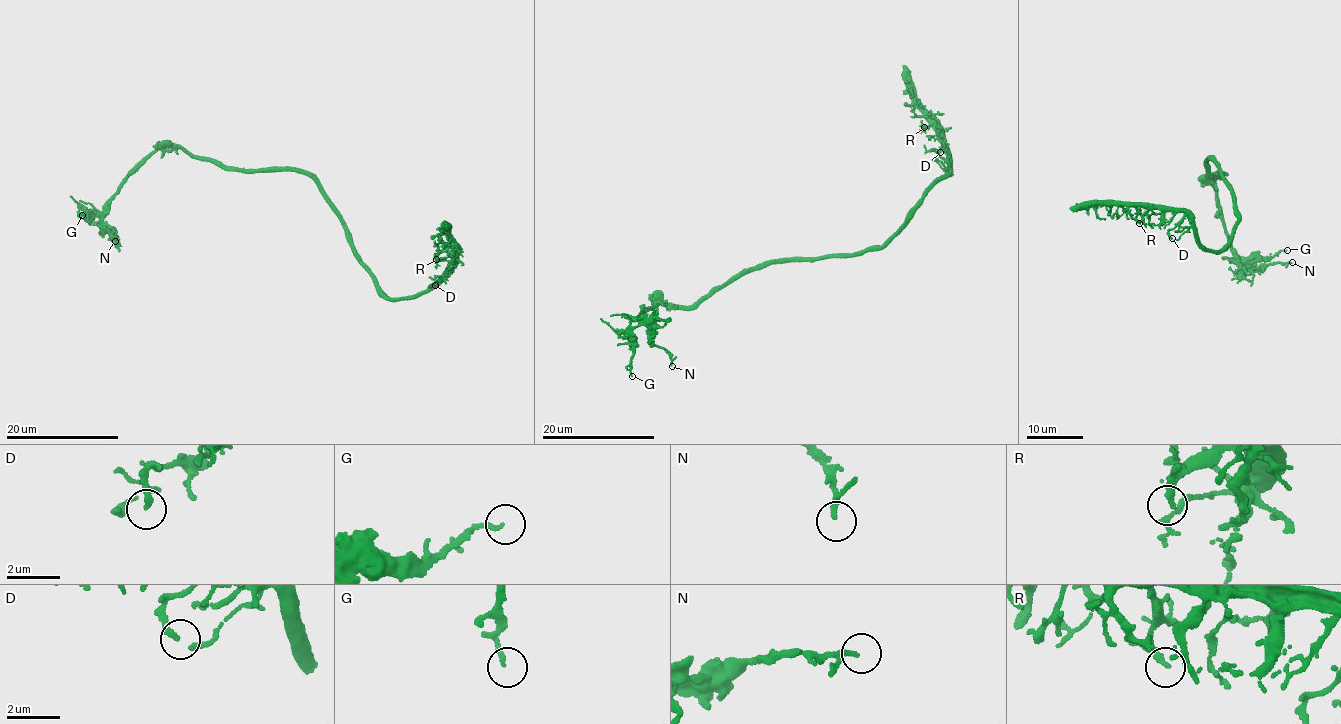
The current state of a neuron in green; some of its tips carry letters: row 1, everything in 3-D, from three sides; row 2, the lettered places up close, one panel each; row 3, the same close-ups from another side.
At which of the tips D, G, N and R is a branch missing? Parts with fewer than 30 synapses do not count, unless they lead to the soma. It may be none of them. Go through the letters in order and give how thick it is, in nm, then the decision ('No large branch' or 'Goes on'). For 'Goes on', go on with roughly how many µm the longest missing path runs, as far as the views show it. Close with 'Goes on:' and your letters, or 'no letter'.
D: Thickness 160 nm. No large branch
G: Thickness 150 nm. No large branch
N: Thickness 140 nm. No large branch
R: Thickness 200 nm. No large branch
Goes on: no letter

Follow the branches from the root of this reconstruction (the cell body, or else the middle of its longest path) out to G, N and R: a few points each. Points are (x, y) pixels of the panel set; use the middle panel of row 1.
G: (814, 257), (770, 259), (743, 269), (690, 306), (656, 303), (650, 306), (632, 331), (632, 376)
N: (814, 257), (770, 259), (743, 269), (690, 306), (650, 306), (640, 317), (655, 344), (669, 354), (672, 366)
R: (814, 257), (881, 245), (899, 229), (922, 193), (947, 170), (944, 138), (932, 125), (924, 127)

